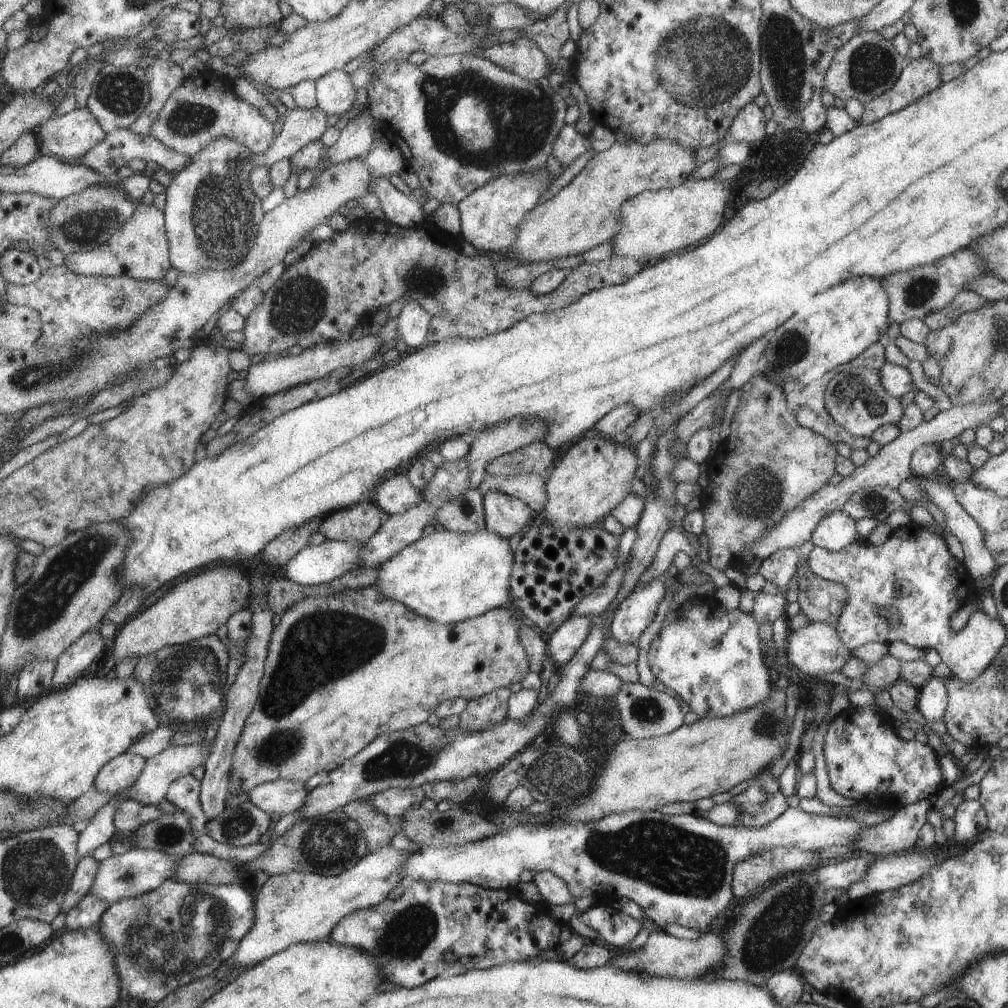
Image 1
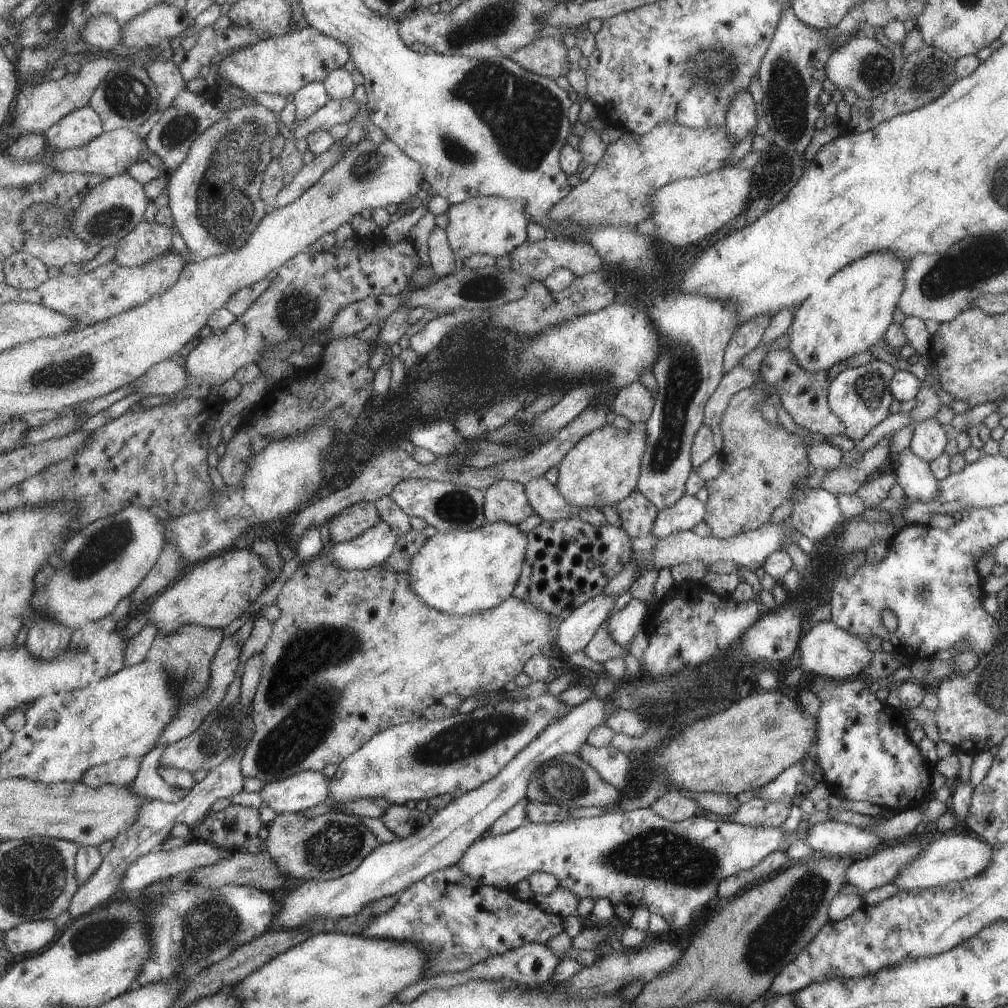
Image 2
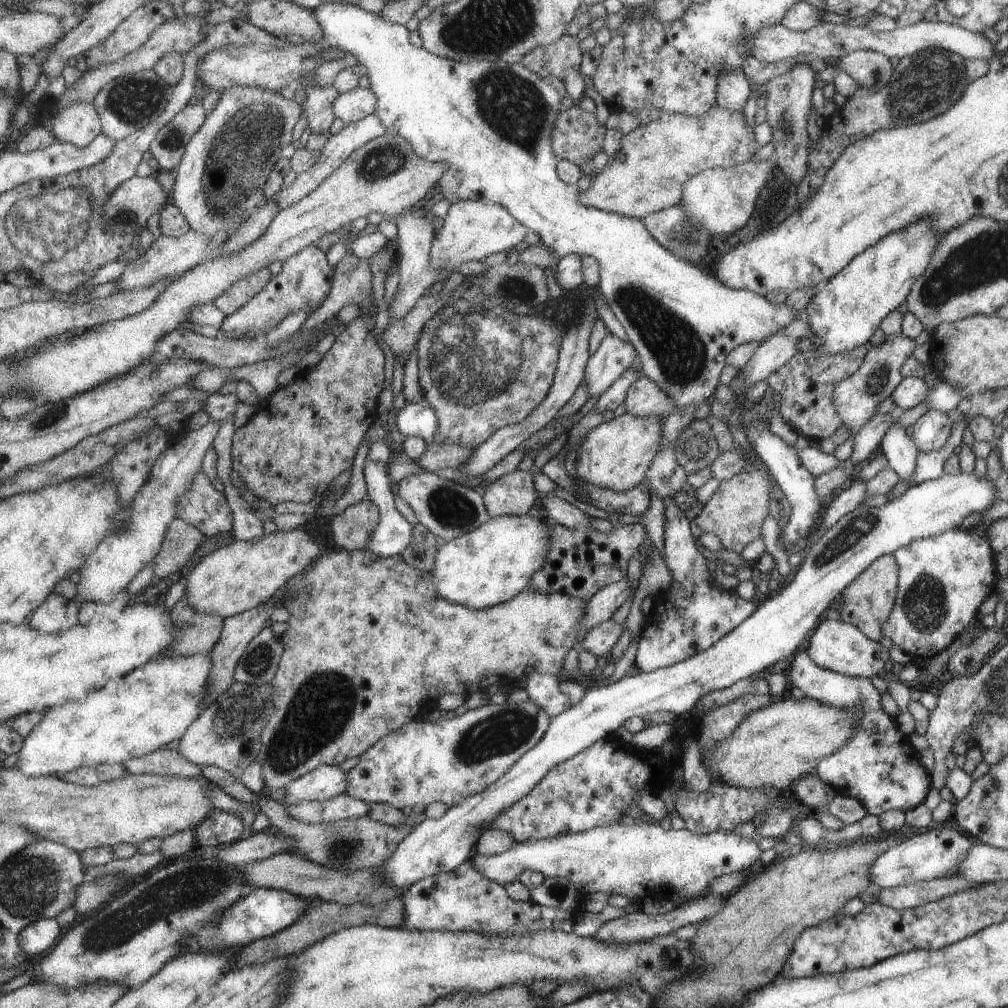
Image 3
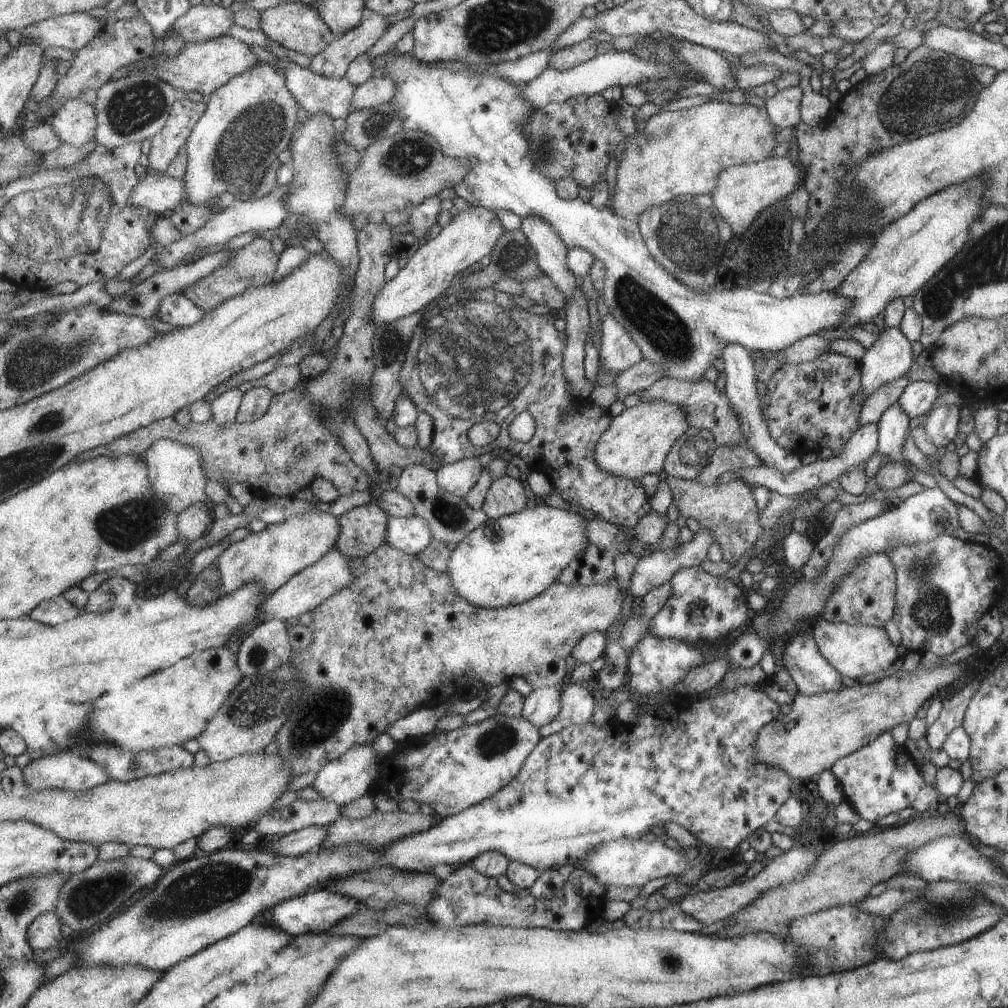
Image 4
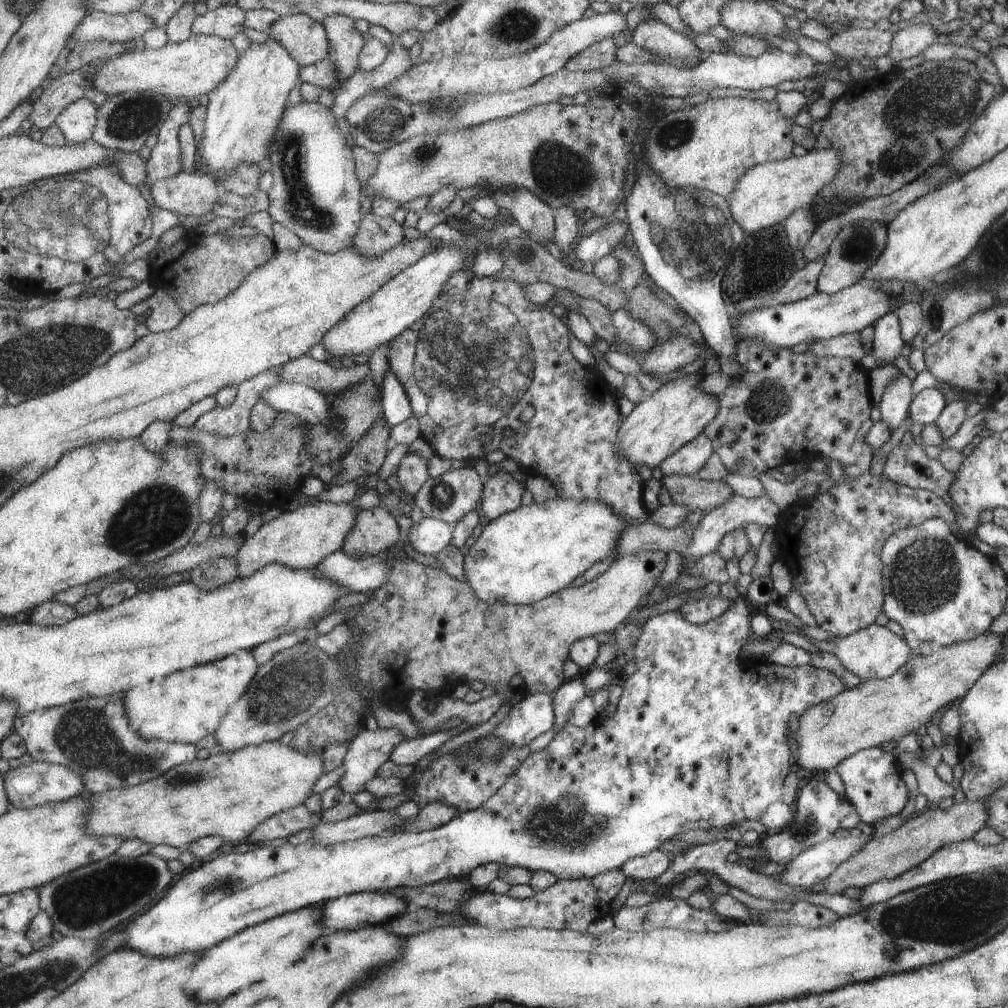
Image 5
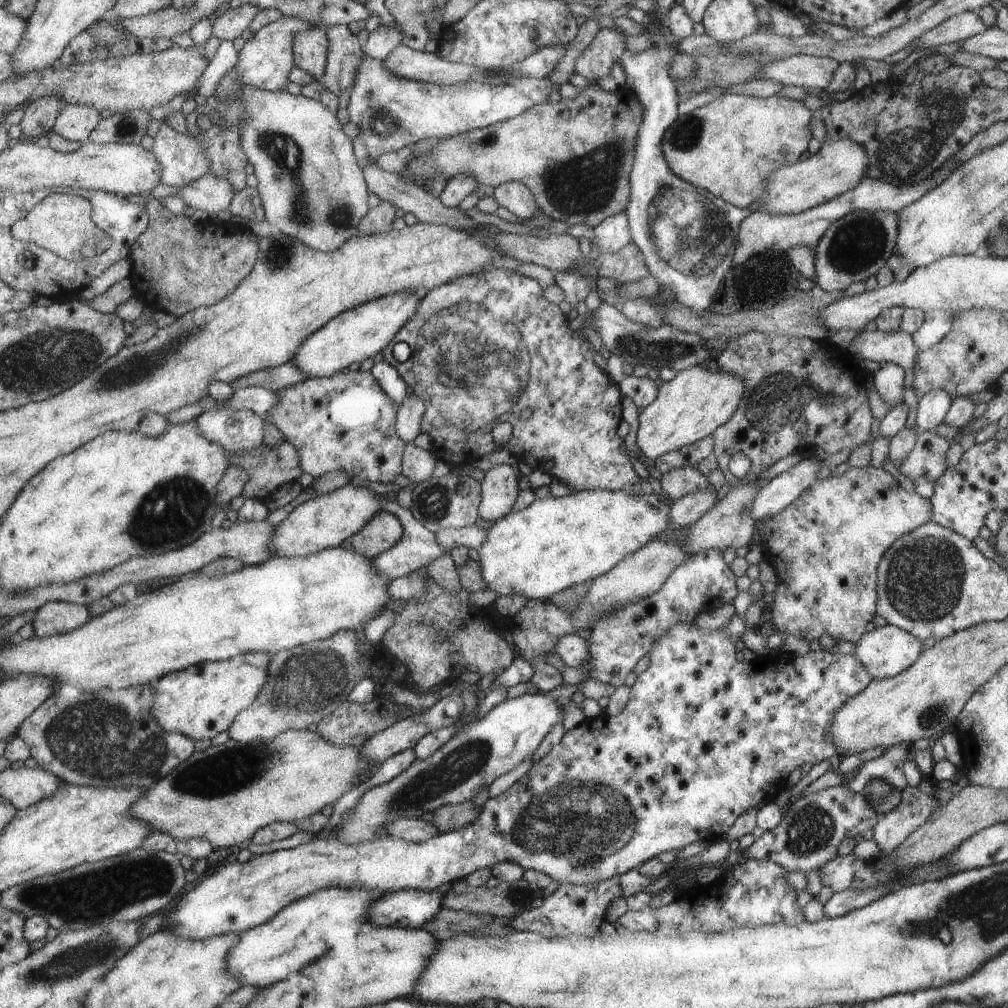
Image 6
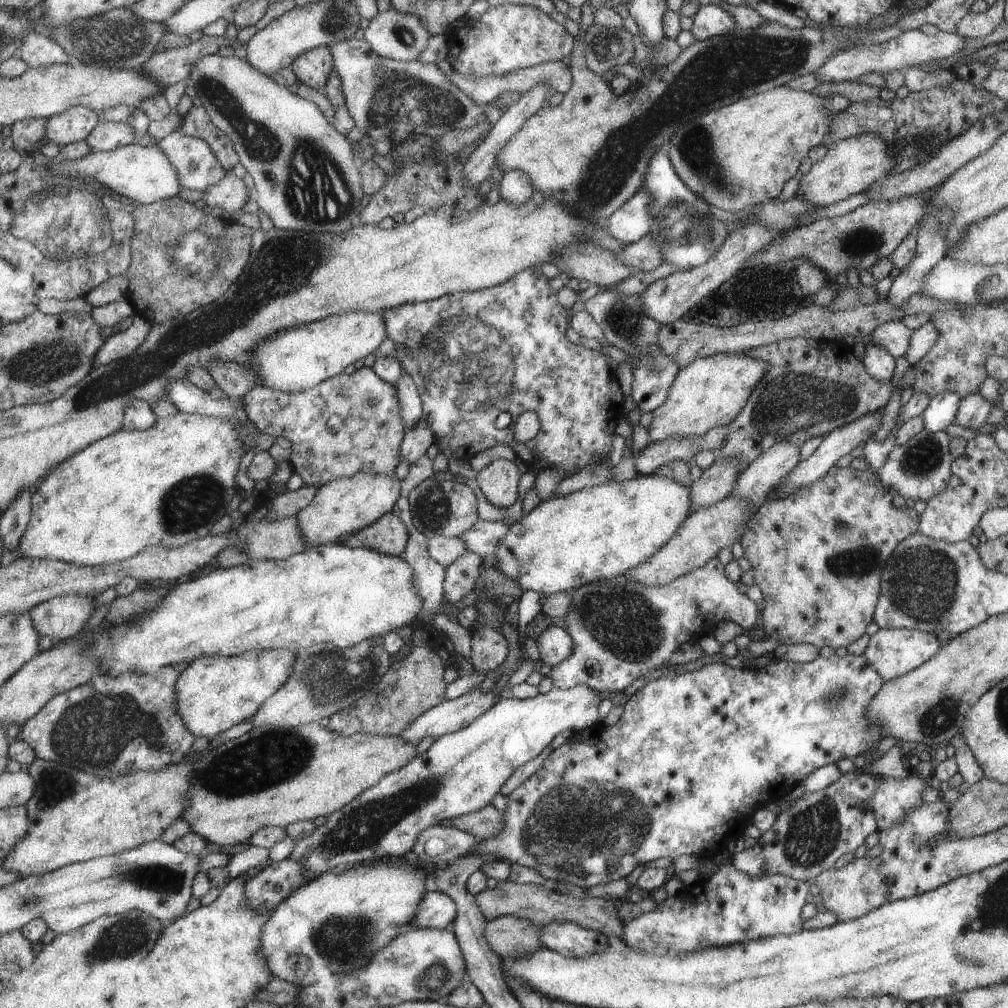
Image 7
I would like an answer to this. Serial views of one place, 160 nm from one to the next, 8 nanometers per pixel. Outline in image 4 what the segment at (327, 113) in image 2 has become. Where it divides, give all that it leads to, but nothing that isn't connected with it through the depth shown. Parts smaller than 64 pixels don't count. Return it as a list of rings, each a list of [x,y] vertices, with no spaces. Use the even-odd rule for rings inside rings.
[[[370,77],[353,90],[349,98],[349,113],[387,103],[393,96],[393,90],[395,90],[395,84],[389,78]]]

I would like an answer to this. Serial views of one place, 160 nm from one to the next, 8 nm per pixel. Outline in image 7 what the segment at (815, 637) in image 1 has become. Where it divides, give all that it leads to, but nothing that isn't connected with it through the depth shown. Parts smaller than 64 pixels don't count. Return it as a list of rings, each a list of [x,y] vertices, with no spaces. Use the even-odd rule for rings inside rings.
[[[879,629],[869,637],[863,656],[878,671],[884,681],[897,678],[929,660],[939,649],[935,633],[913,629]]]

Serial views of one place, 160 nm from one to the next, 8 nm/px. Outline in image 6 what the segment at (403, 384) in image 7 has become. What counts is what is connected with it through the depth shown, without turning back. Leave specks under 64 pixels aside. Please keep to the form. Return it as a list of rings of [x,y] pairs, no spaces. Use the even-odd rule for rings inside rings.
[[[411,392],[397,405],[397,435],[404,443],[411,443],[420,433],[423,411],[423,402]]]

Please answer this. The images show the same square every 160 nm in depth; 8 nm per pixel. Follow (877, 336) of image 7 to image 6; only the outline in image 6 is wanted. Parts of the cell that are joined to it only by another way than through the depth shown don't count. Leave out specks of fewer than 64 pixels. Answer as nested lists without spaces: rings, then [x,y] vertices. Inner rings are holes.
[[[877,328],[873,331],[860,330],[849,342],[847,350],[873,362],[894,362],[903,370],[912,368],[915,354],[919,351],[912,343],[912,336],[899,328],[890,331]]]

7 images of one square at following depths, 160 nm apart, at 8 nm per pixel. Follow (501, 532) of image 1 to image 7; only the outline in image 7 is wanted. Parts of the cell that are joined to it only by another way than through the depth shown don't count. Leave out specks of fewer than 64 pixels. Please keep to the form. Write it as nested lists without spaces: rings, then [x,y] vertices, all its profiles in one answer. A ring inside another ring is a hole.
[[[495,459],[478,471],[475,480],[491,506],[506,509],[517,498],[519,470],[513,461]]]

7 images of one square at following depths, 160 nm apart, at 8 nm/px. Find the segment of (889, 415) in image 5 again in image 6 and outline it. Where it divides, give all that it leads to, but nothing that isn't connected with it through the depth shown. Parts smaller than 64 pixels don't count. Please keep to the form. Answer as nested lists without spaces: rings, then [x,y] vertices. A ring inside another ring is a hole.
[[[885,361],[873,373],[872,381],[879,396],[894,407],[902,401],[904,370],[894,362]]]

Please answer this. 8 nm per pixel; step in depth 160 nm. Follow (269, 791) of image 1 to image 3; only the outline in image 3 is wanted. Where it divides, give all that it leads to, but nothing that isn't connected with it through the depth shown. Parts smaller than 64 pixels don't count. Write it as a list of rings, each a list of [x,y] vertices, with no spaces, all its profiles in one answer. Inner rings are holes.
[[[339,765],[316,767],[283,788],[283,805],[291,806],[303,800],[323,801],[345,793],[345,786],[345,773],[339,769]]]

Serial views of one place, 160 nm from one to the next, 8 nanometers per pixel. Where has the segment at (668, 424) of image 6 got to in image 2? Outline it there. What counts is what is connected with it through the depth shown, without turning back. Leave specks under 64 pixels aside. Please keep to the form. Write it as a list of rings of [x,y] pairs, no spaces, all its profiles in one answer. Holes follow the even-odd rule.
[[[633,424],[629,430],[618,430],[604,425],[577,440],[556,465],[555,489],[563,500],[577,511],[581,507],[601,510],[605,504],[626,499],[635,488],[641,475],[641,459],[646,451],[646,434],[643,424]]]

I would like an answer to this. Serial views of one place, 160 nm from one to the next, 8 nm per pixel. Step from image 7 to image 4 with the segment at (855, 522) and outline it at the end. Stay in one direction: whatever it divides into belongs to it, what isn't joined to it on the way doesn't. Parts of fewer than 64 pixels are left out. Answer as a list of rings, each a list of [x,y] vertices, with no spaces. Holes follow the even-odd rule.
[[[877,553],[859,560],[858,567],[833,592],[819,615],[826,622],[849,625],[883,626],[896,608],[897,574],[886,554]]]

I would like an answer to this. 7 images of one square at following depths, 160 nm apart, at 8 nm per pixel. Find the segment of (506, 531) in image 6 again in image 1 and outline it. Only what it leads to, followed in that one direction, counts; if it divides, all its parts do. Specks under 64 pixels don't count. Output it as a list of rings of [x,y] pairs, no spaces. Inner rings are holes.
[[[437,527],[433,534],[420,537],[382,563],[373,585],[382,596],[401,602],[418,616],[441,624],[454,624],[507,605],[510,600],[510,573],[513,563],[514,554],[511,553],[508,540],[501,536],[485,530],[457,533]]]

